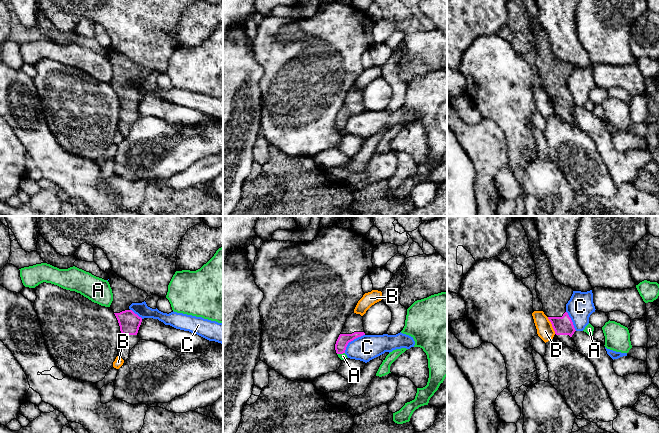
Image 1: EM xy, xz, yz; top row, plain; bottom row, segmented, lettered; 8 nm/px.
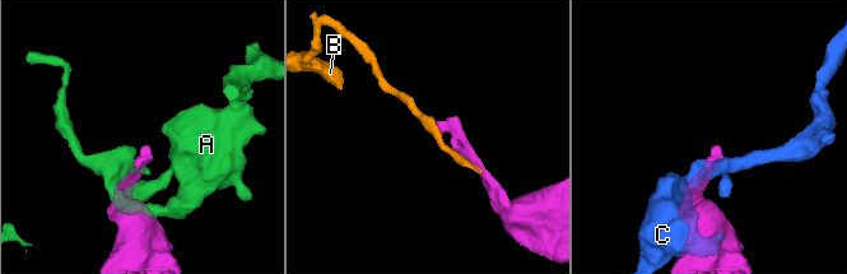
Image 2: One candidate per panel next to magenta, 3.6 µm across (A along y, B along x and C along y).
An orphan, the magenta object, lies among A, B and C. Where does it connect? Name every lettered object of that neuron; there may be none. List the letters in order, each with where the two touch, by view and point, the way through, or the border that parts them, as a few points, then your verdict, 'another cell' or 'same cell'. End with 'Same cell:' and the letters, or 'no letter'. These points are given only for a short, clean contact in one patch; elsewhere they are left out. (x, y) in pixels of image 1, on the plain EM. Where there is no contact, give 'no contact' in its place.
A: meets magenta in xz at (340, 129); border along xz (344, 128), (337, 130); another cell
B: meets magenta in yz at (552, 101); another cell
C: meets magenta in xz at (351, 116); border along xz (364, 110), (351, 116), (344, 128); another cell
Same cell: no letter

